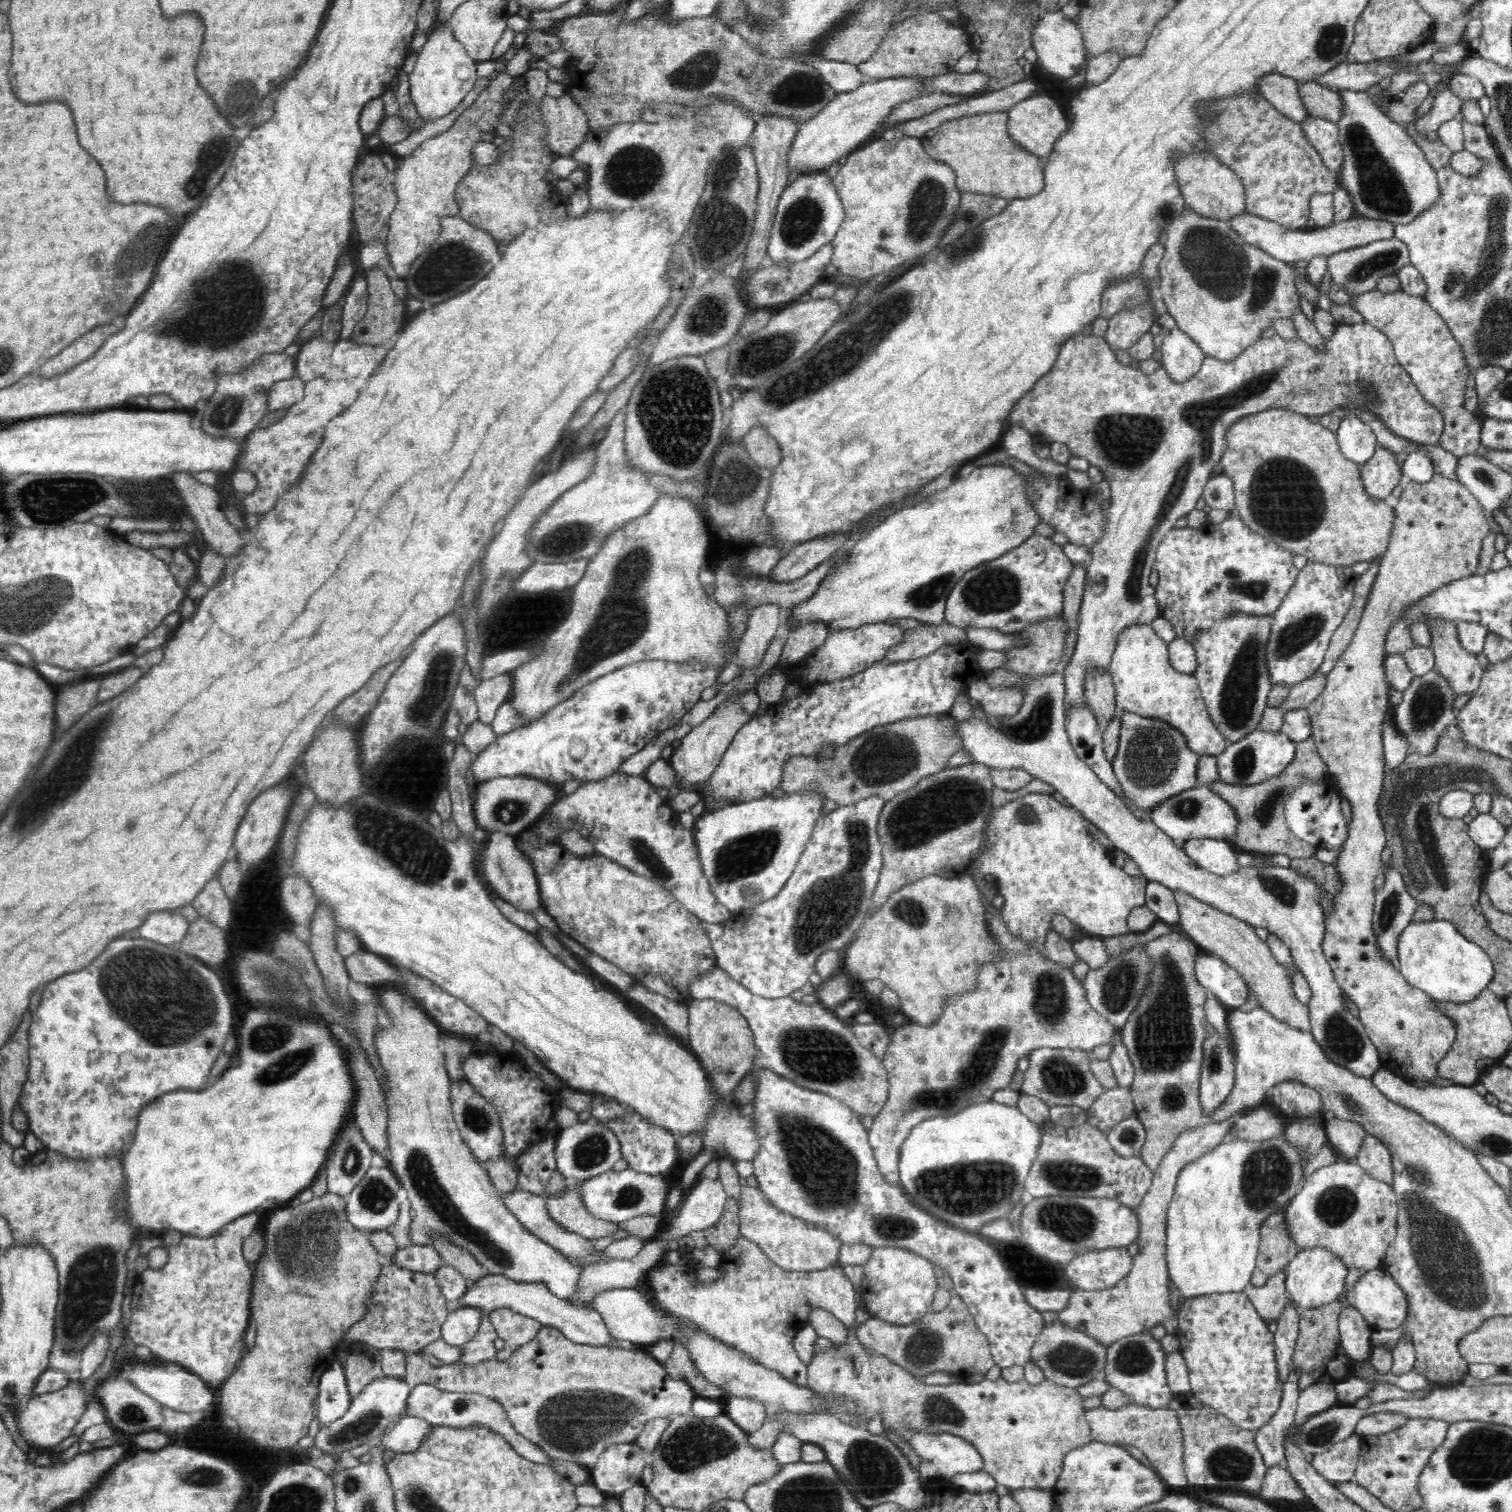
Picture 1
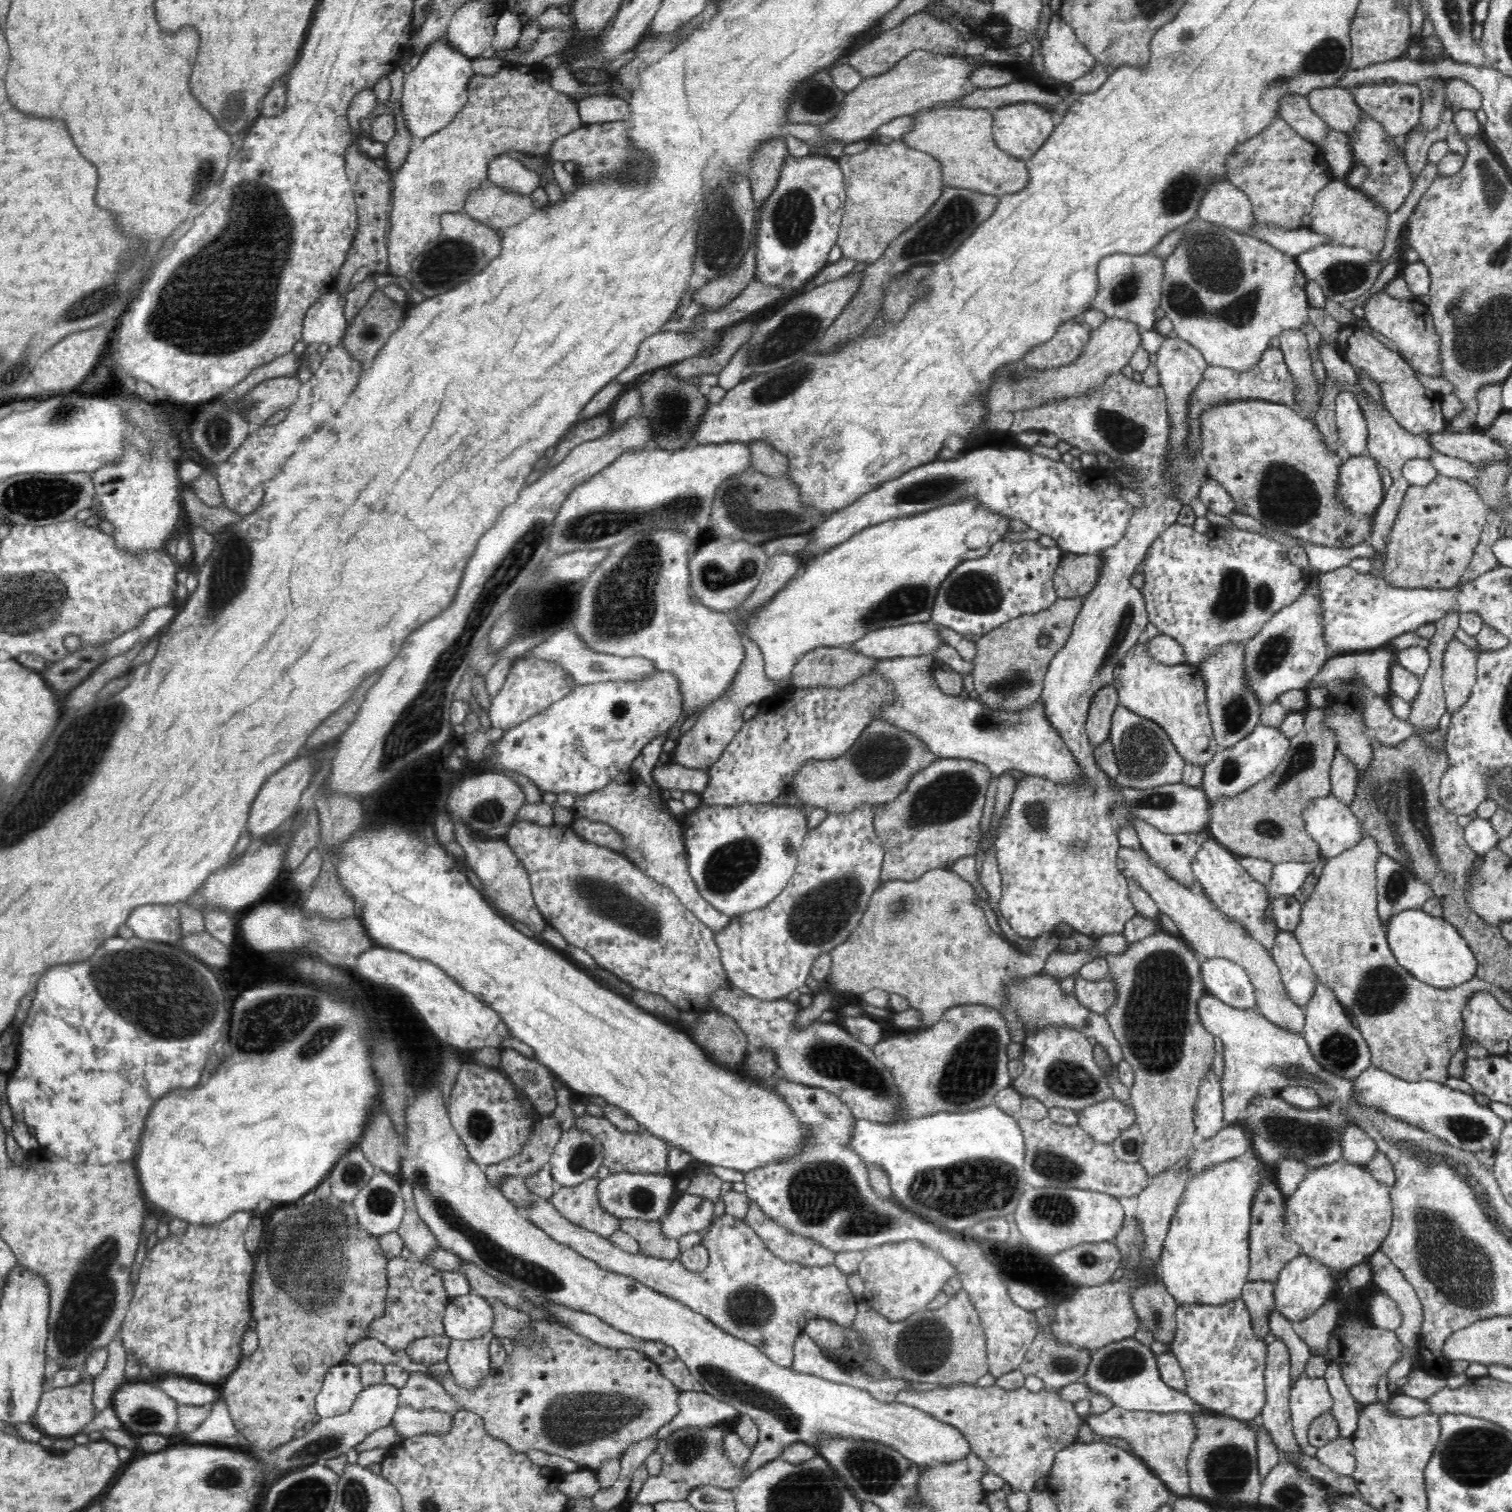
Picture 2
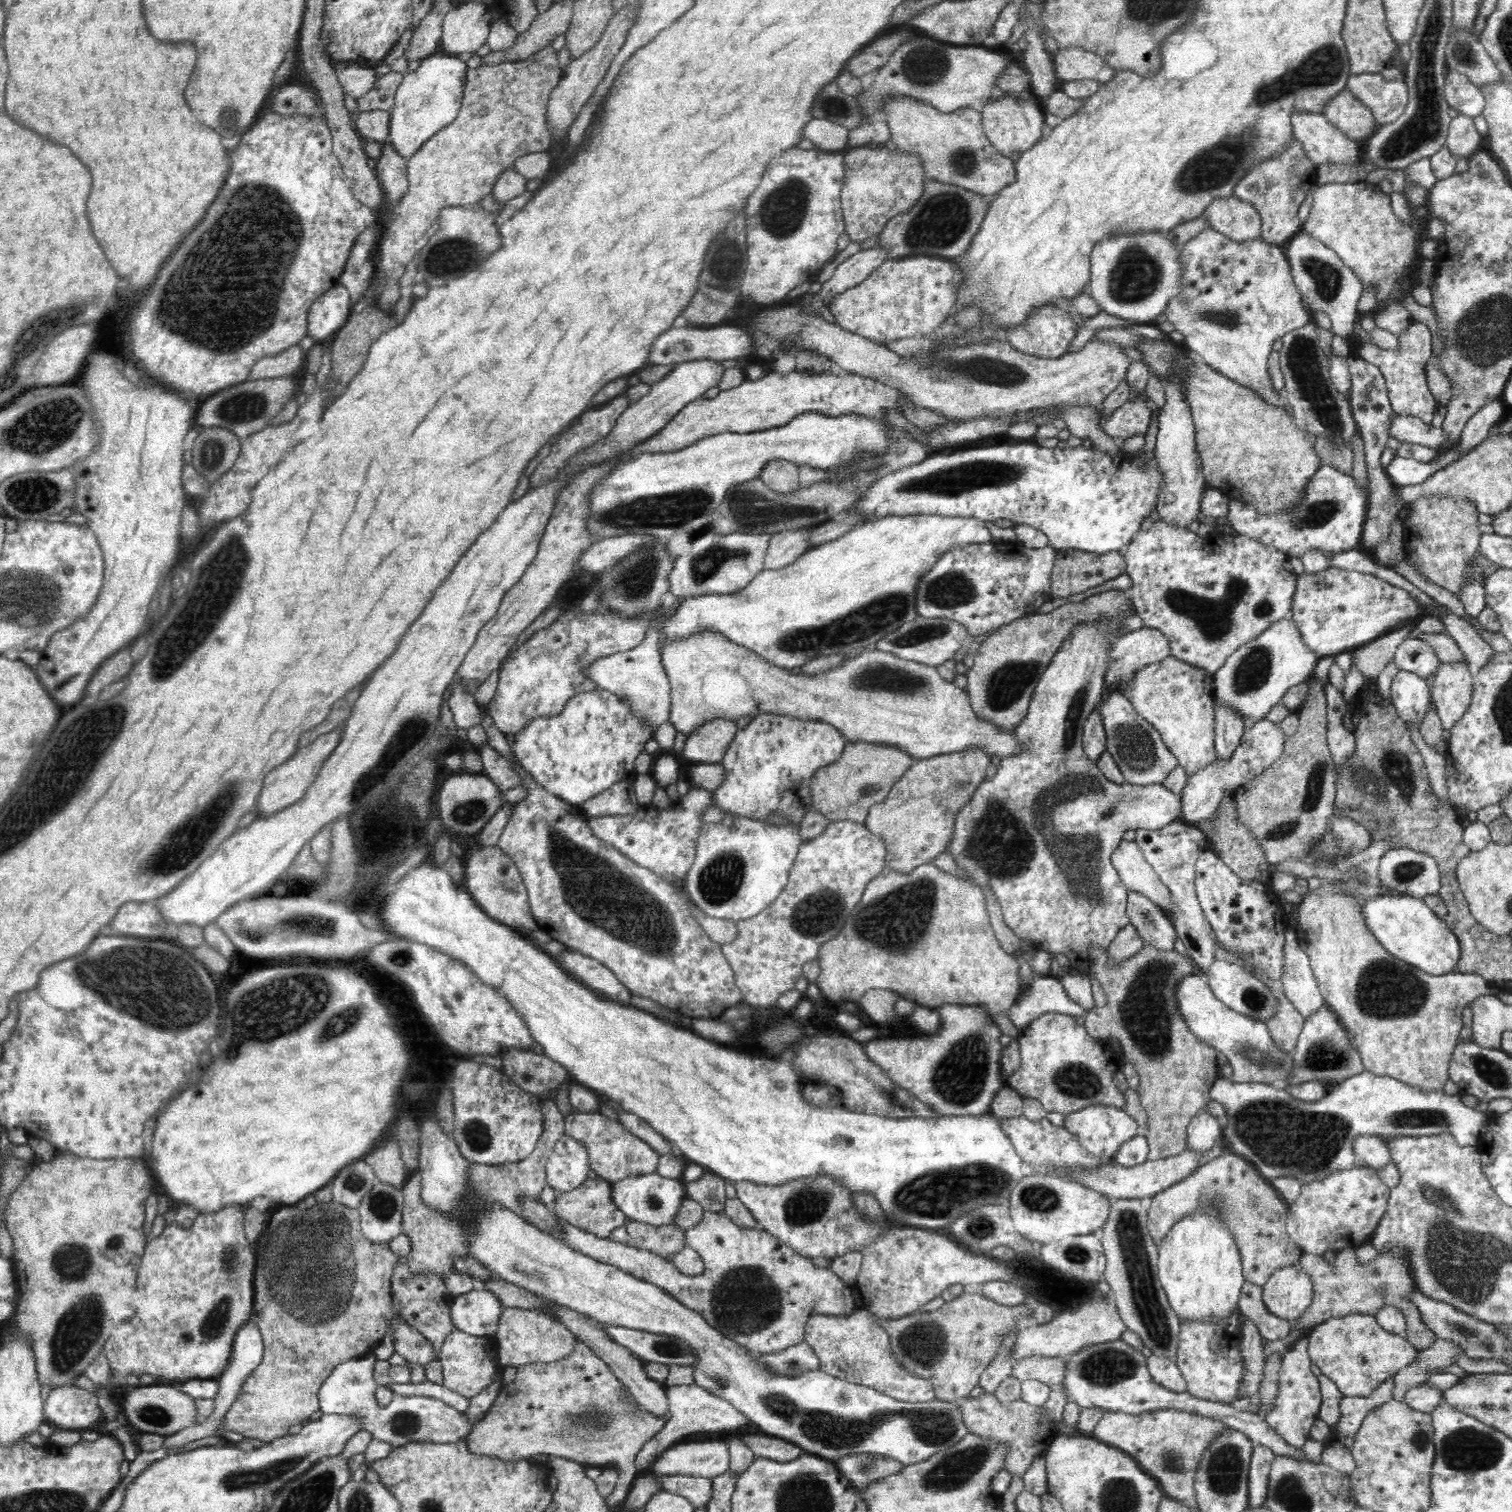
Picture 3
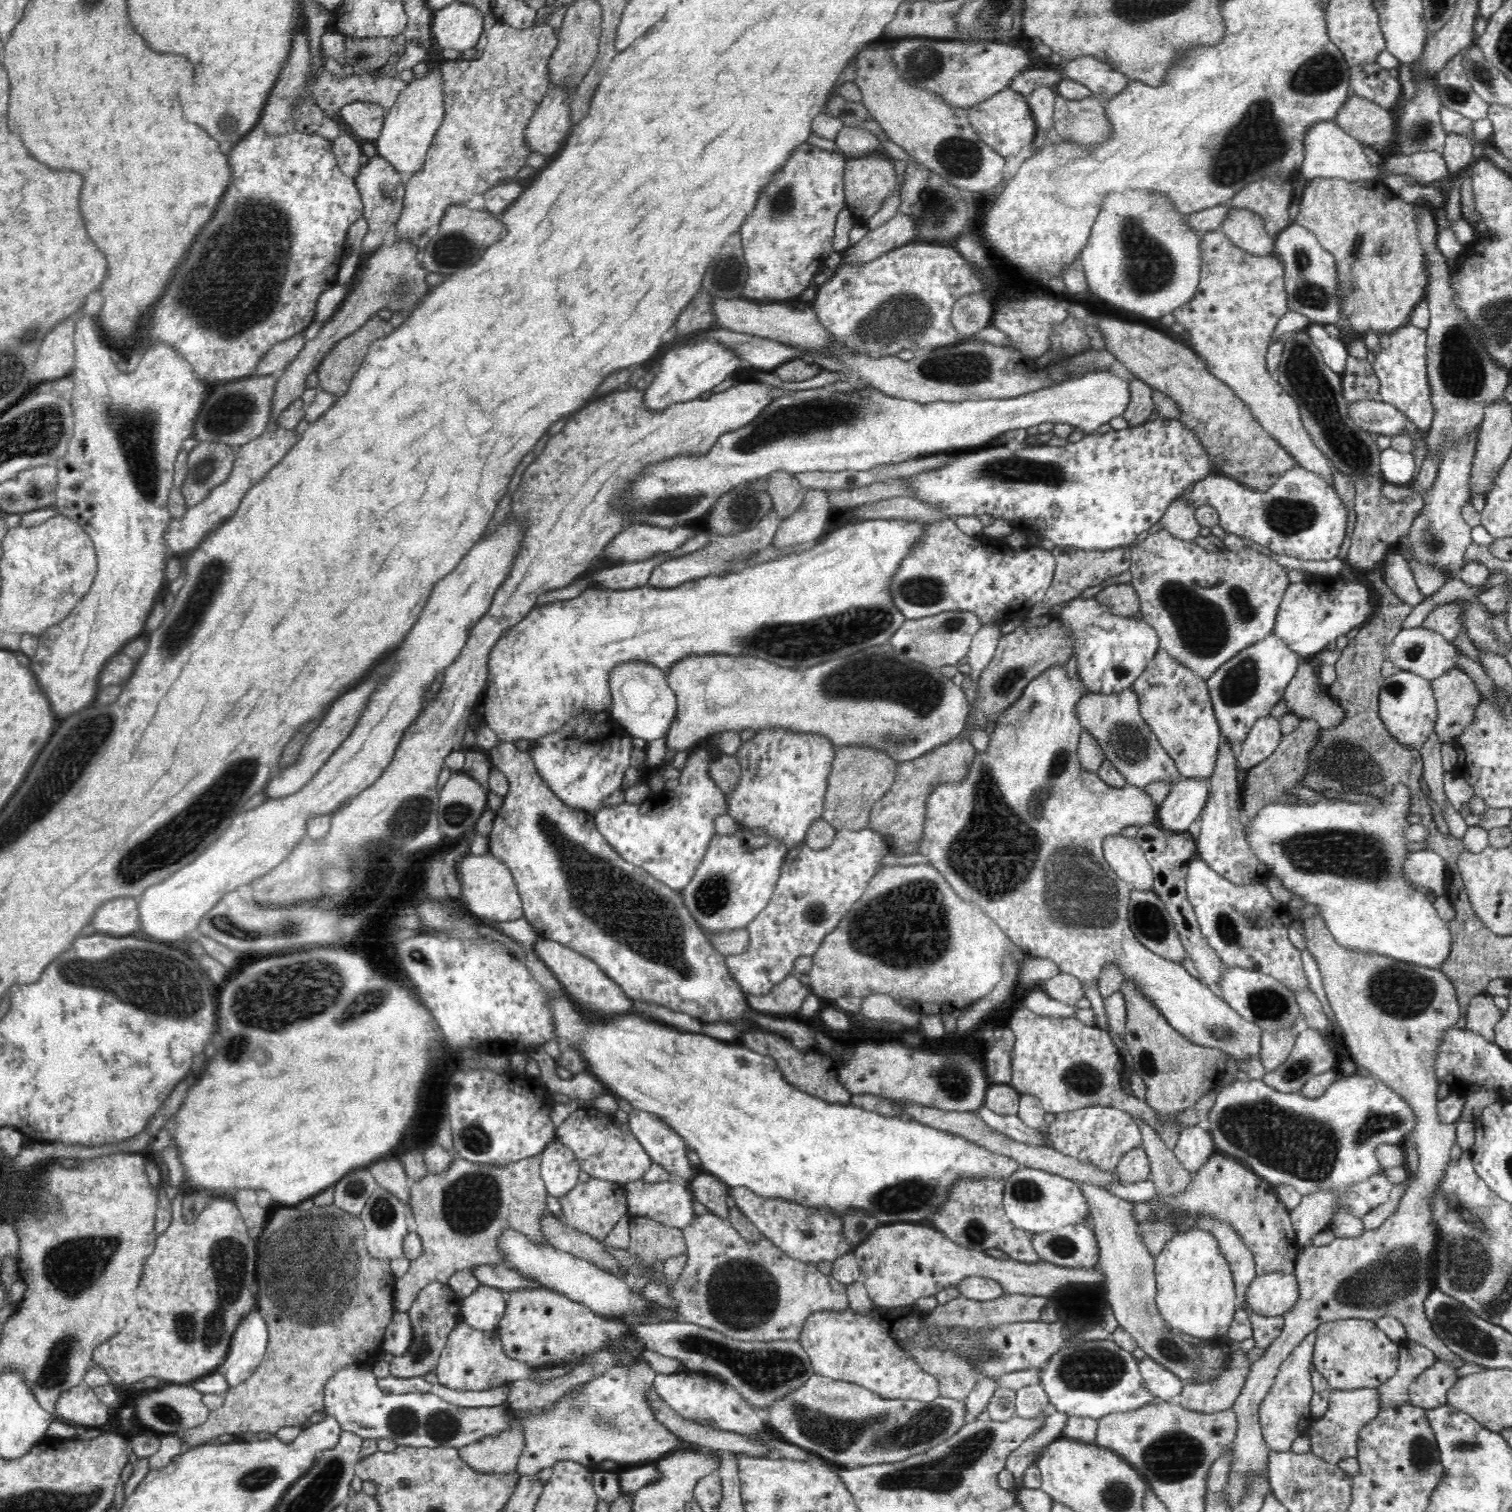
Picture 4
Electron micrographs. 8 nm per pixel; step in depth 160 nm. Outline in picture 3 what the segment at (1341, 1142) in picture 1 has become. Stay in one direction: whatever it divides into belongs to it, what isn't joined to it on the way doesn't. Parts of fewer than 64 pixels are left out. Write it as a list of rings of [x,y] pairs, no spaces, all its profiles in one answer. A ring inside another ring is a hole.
[[[1362,1134],[1354,1140],[1354,1151],[1361,1166],[1378,1169],[1392,1162],[1390,1148],[1385,1139],[1374,1134]]]

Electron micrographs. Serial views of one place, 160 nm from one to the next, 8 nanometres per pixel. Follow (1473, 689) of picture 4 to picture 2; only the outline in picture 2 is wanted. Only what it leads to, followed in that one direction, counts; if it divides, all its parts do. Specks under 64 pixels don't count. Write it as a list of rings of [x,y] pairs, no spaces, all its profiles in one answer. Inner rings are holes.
[[[1456,637],[1452,638],[1446,646],[1442,665],[1446,708],[1452,714],[1460,710],[1470,696],[1477,677],[1477,653]]]

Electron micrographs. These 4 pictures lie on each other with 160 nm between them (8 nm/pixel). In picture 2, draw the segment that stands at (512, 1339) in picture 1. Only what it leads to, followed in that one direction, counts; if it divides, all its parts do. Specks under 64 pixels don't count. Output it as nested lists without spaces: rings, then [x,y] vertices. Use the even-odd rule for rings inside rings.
[[[491,1300],[492,1311],[494,1311],[494,1324],[491,1332],[498,1338],[509,1338],[512,1340],[519,1330],[528,1323],[532,1322],[529,1314],[510,1308],[501,1300]]]

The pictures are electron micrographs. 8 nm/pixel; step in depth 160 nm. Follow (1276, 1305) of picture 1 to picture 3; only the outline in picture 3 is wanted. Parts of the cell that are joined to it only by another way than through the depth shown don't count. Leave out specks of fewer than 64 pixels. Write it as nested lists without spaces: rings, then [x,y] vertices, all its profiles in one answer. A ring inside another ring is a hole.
[[[1245,1318],[1241,1331],[1243,1341],[1240,1345],[1240,1353],[1242,1353],[1244,1378],[1240,1386],[1240,1397],[1244,1398],[1236,1398],[1229,1404],[1240,1411],[1246,1411],[1247,1397],[1252,1398],[1259,1392],[1267,1360],[1264,1359],[1264,1348],[1260,1341],[1263,1336],[1259,1333],[1258,1327],[1249,1318]]]

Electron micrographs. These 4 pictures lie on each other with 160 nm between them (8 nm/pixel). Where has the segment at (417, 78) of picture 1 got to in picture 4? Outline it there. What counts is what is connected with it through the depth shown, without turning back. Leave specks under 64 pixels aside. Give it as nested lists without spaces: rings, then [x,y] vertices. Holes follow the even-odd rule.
[[[441,61],[429,65],[428,73],[421,79],[414,79],[408,83],[402,90],[396,104],[390,108],[390,113],[385,117],[384,124],[378,138],[374,140],[378,156],[385,158],[398,172],[404,174],[408,179],[412,174],[420,172],[424,166],[424,160],[432,144],[433,138],[437,133],[438,127],[445,115],[445,106],[443,101],[443,84],[440,74]]]

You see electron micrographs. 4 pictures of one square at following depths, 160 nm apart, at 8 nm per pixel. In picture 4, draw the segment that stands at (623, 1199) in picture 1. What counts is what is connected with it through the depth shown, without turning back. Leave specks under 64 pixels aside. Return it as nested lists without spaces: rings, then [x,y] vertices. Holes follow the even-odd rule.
[[[641,1179],[625,1183],[626,1201],[630,1215],[650,1217],[663,1225],[686,1228],[698,1217],[694,1213],[694,1198],[687,1184],[674,1179],[648,1184]]]

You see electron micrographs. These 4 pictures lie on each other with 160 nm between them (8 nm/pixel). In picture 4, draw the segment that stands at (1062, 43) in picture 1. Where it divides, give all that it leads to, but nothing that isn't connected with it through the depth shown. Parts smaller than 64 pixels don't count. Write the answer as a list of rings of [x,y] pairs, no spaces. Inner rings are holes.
[[[1079,57],[1072,61],[1063,60],[1058,66],[1065,78],[1081,82],[1095,97],[1108,100],[1118,96],[1129,79],[1117,68],[1096,57]]]

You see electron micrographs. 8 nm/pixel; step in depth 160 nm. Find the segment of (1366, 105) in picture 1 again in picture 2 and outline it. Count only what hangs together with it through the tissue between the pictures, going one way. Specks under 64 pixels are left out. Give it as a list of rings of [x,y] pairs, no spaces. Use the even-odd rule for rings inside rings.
[[[1365,113],[1360,116],[1360,124],[1347,134],[1348,139],[1350,139],[1350,147],[1352,147],[1354,164],[1366,165],[1370,169],[1366,180],[1362,182],[1361,188],[1358,190],[1361,190],[1369,198],[1374,199],[1376,203],[1380,203],[1388,211],[1388,214],[1396,212],[1402,206],[1404,199],[1409,195],[1414,182],[1414,178],[1411,177],[1405,163],[1405,157],[1403,154],[1395,152],[1398,143],[1393,144],[1393,142],[1396,139],[1390,136],[1382,128],[1381,124],[1378,124],[1371,116]]]

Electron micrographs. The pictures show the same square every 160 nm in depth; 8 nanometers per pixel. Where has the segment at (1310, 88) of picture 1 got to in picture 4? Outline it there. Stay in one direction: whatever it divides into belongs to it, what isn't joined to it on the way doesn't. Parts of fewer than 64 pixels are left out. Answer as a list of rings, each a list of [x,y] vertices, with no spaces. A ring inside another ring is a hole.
[[[1350,95],[1334,121],[1346,134],[1371,146],[1380,155],[1388,153],[1394,144],[1395,122],[1390,111],[1361,96]]]

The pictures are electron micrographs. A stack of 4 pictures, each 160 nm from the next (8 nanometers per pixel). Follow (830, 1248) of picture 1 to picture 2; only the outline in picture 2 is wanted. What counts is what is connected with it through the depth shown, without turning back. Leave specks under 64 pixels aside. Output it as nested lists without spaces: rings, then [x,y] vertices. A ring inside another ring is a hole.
[[[755,1202],[749,1203],[748,1214],[743,1221],[766,1243],[774,1255],[784,1261],[802,1263],[804,1266],[828,1266],[833,1264],[836,1253],[820,1246],[817,1242],[792,1234],[778,1226]]]

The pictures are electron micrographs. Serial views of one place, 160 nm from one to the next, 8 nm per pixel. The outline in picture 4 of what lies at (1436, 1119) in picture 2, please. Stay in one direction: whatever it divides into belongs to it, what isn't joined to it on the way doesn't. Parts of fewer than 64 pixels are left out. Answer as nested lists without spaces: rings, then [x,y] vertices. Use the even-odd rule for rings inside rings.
[[[1358,1073],[1350,1076],[1339,1075],[1336,1082],[1318,1098],[1308,1098],[1299,1092],[1286,1093],[1276,1090],[1264,1084],[1263,1079],[1249,1079],[1245,1082],[1234,1080],[1232,1084],[1223,1084],[1221,1080],[1212,1096],[1214,1103],[1209,1108],[1204,1124],[1218,1149],[1252,1169],[1273,1186],[1293,1186],[1303,1197],[1324,1190],[1333,1192],[1339,1207],[1331,1218],[1329,1228],[1340,1238],[1358,1236],[1366,1229],[1364,1223],[1358,1217],[1350,1215],[1352,1211],[1344,1205],[1348,1188],[1356,1182],[1368,1180],[1374,1174],[1382,1173],[1383,1168],[1376,1158],[1378,1146],[1402,1144],[1416,1122],[1410,1105],[1401,1096],[1375,1076],[1362,1076]]]

